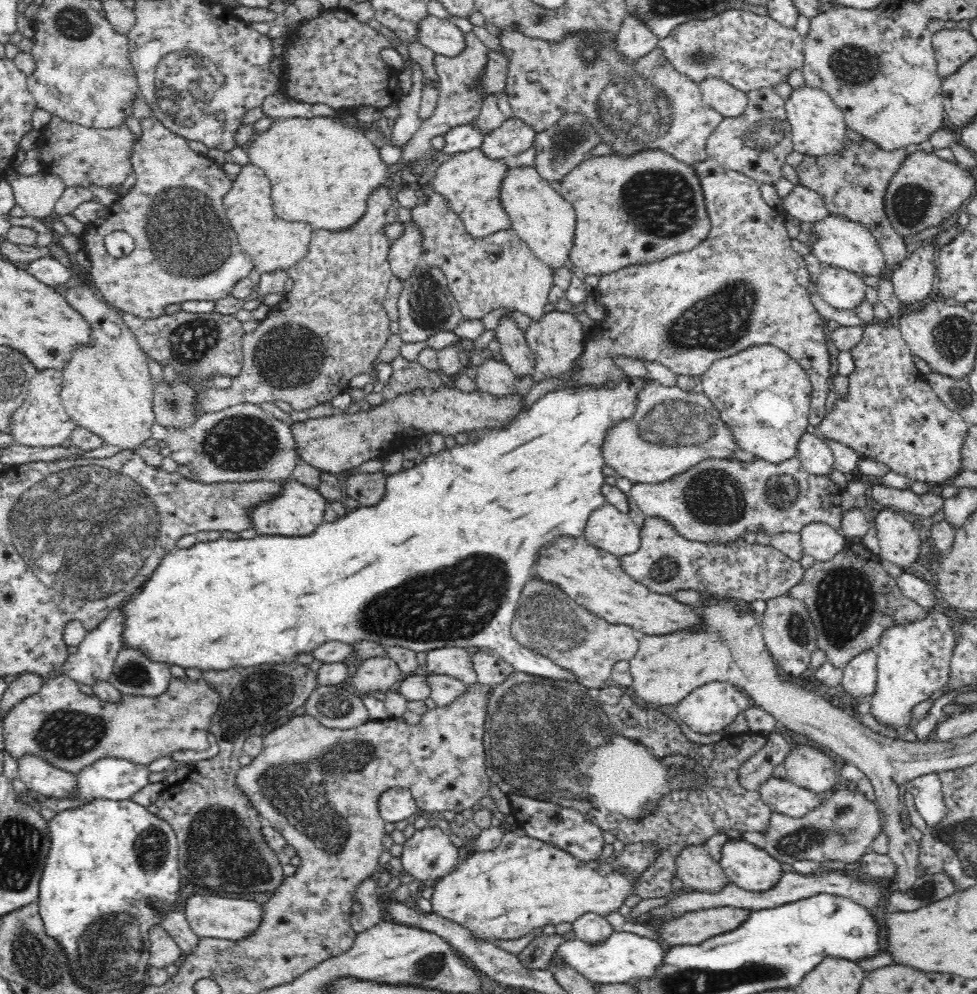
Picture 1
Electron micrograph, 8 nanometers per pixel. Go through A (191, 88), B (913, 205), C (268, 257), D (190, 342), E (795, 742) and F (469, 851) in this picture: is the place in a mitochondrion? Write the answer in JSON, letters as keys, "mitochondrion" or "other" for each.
{"A":"mitochondrion","B":"mitochondrion","C":"other","D":"mitochondrion","E":"other","F":"other"}

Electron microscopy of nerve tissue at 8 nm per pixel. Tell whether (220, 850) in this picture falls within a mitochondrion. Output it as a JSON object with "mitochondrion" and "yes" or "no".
{"mitochondrion":"yes"}

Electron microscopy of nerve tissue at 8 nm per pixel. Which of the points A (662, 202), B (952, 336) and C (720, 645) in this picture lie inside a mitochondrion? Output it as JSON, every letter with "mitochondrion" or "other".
{"A":"mitochondrion","B":"mitochondrion","C":"other"}

